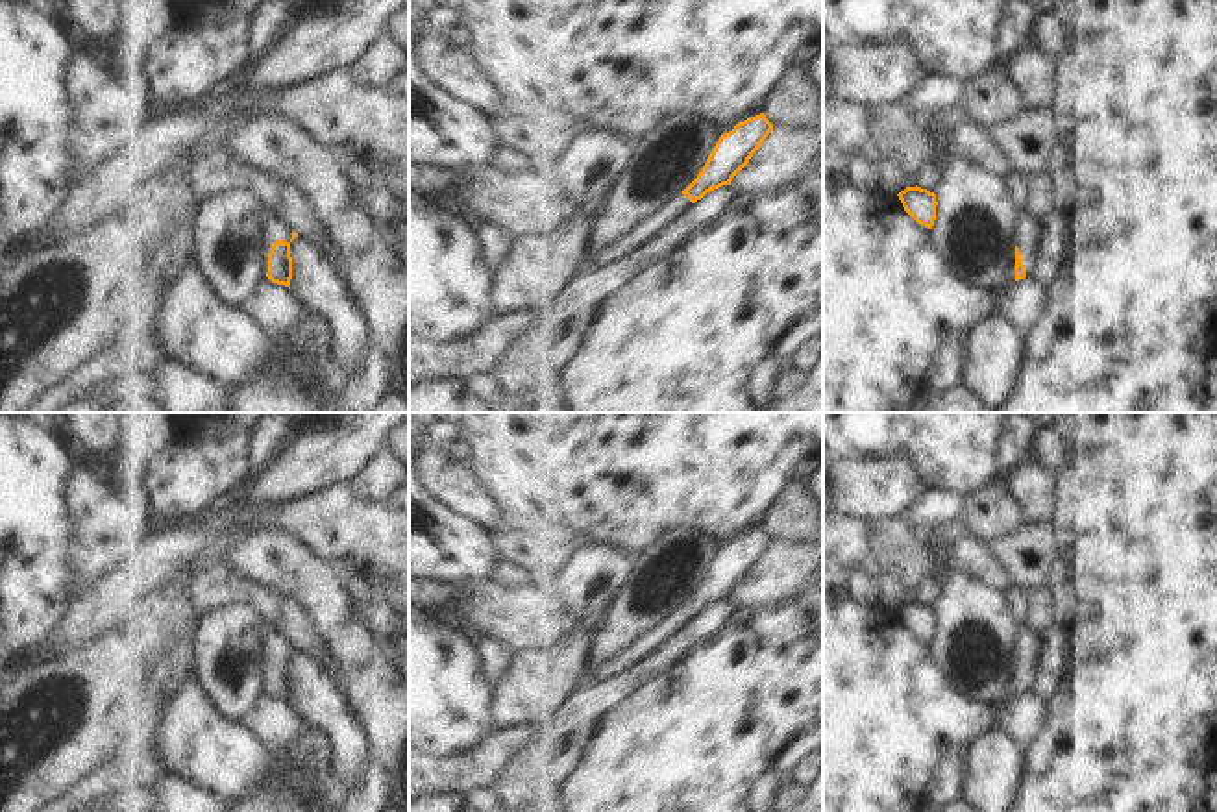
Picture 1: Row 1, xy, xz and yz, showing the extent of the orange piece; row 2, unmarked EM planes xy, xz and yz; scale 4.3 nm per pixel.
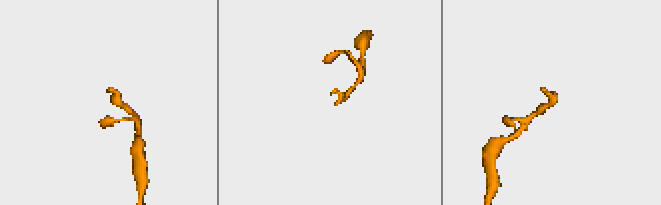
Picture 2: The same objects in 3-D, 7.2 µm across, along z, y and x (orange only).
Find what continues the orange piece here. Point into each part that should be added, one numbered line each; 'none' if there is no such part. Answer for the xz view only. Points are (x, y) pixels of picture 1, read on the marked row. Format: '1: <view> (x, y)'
1: xz (681, 204)

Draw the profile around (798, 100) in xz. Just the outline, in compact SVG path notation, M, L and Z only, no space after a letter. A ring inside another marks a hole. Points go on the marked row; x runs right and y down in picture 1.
M793 67L764 107L773 126L814 126L823 120L823 89L805 67Z

